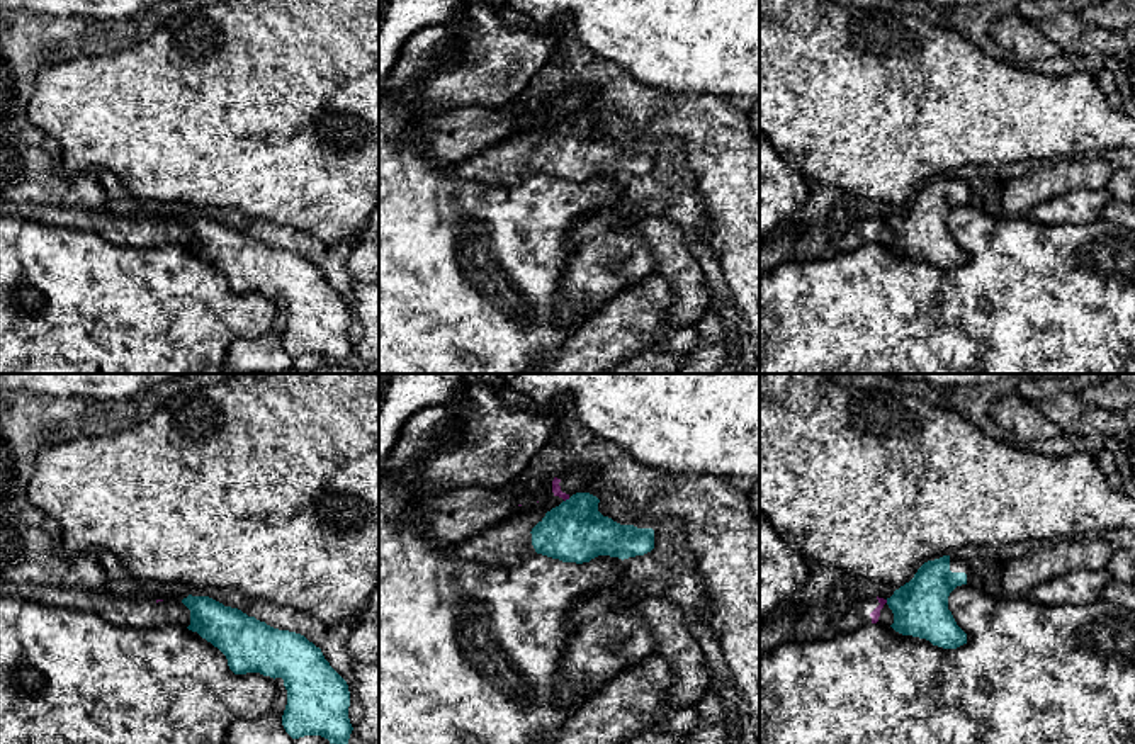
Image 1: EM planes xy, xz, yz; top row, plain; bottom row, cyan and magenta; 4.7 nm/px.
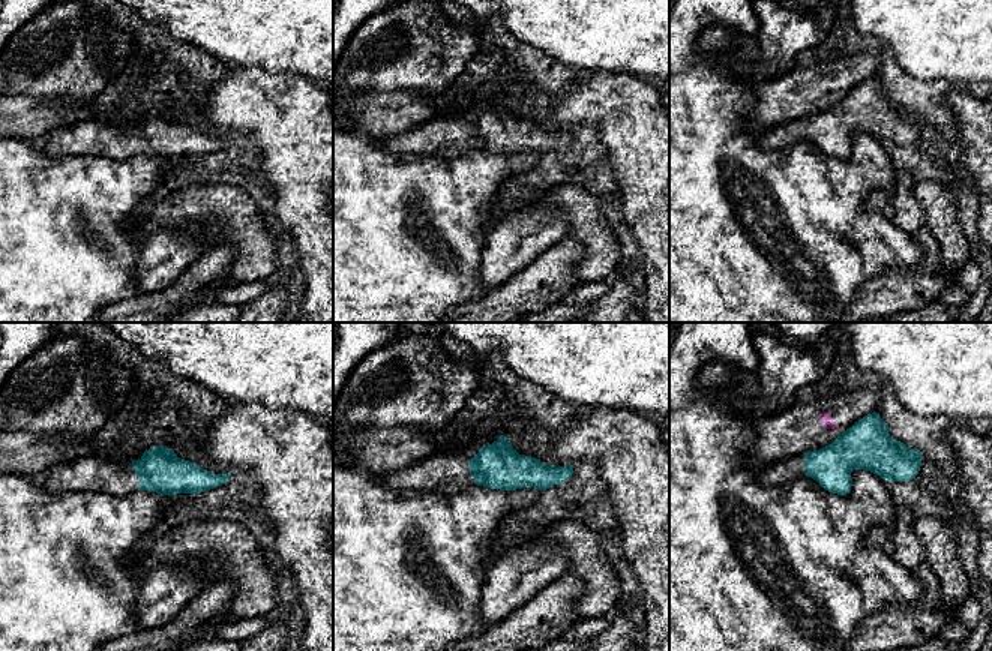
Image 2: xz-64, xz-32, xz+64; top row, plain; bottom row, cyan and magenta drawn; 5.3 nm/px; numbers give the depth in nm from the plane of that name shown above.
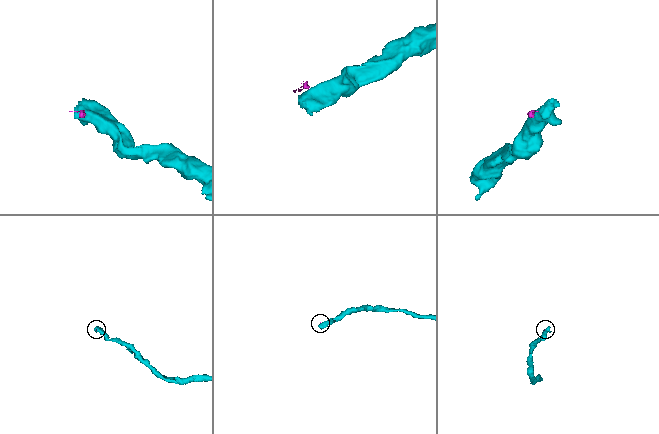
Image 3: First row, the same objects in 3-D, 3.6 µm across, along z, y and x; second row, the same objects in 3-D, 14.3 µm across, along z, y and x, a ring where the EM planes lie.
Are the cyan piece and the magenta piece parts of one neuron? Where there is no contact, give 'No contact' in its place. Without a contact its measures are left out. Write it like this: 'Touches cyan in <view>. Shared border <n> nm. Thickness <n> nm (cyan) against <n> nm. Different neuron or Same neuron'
Touches cyan in xz. Shared border 40 nm. Thickness 280 nm (cyan) against 50 nm. Different neuron

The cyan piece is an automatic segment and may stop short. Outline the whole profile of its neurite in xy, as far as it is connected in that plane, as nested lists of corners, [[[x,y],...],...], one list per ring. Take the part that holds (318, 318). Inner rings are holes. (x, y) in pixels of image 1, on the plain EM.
[[[189,214],[182,223],[190,229],[190,245],[187,248],[217,267],[226,275],[228,285],[234,294],[260,292],[274,299],[284,299],[287,324],[282,335],[282,345],[292,358],[321,355],[330,364],[348,364],[353,350],[348,338],[348,304],[330,285],[319,267],[301,253],[274,248],[209,216]]]

